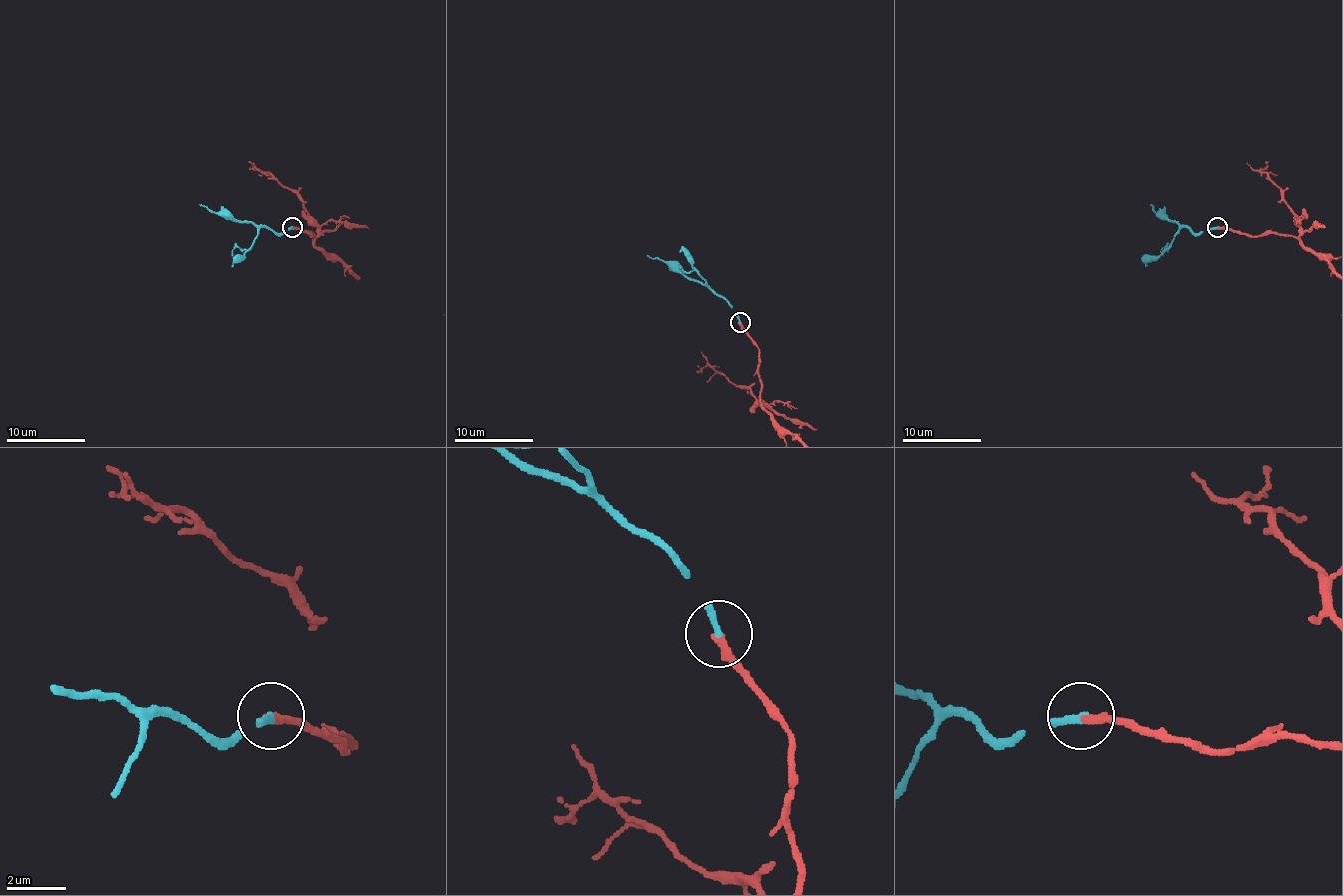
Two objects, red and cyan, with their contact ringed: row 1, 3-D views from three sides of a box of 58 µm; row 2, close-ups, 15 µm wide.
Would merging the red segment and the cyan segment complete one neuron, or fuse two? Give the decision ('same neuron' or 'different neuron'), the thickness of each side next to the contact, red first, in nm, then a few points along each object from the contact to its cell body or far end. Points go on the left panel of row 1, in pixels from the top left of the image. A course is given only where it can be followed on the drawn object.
same neuron; 280 nm thick on the red side, 240 nm on the other; cyan runs (291, 227), (275, 233), (250, 222), (236, 222), (218, 216), (199, 204)

